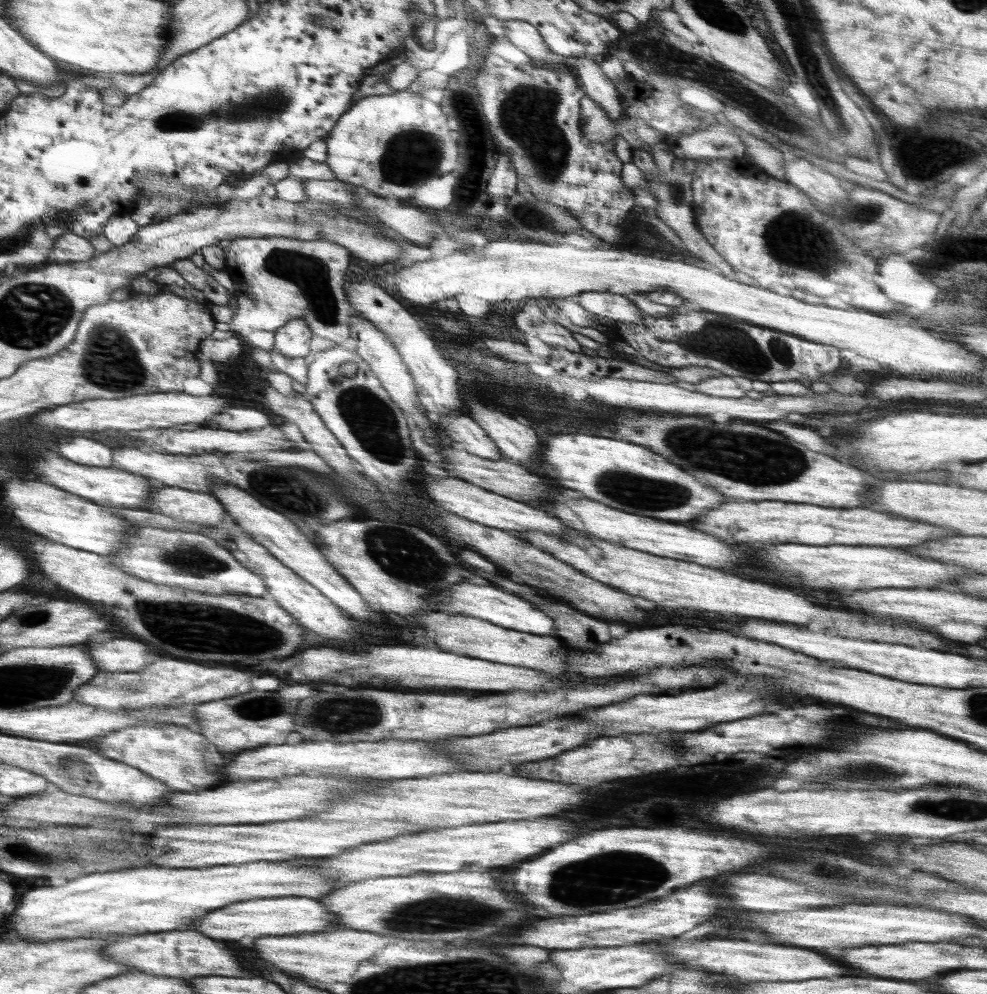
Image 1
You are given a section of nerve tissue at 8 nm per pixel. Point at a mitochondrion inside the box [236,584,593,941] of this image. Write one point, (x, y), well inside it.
(436, 914)

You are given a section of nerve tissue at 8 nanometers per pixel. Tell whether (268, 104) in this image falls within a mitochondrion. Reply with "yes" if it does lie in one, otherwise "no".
yes

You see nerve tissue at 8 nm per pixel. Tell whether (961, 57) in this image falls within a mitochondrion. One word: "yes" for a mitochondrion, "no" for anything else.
no

